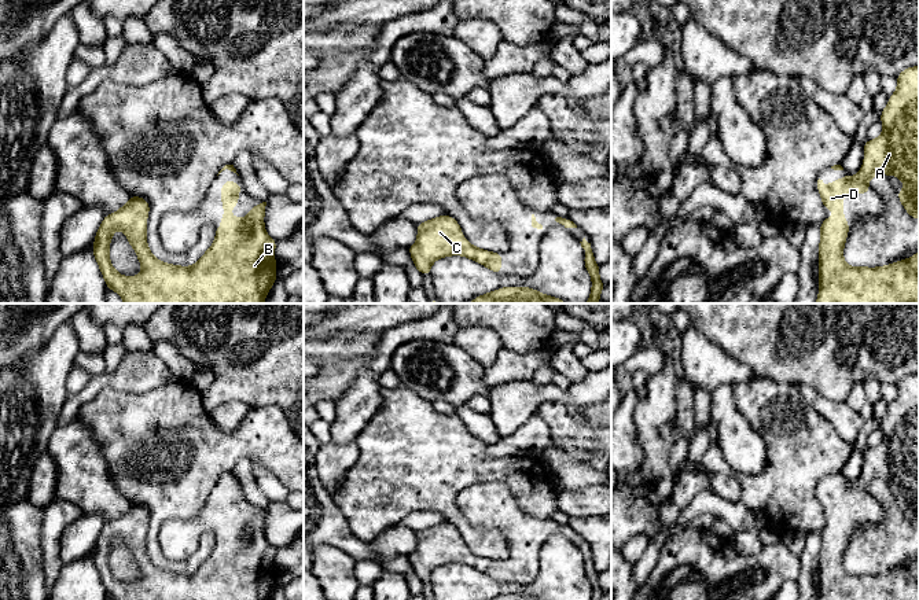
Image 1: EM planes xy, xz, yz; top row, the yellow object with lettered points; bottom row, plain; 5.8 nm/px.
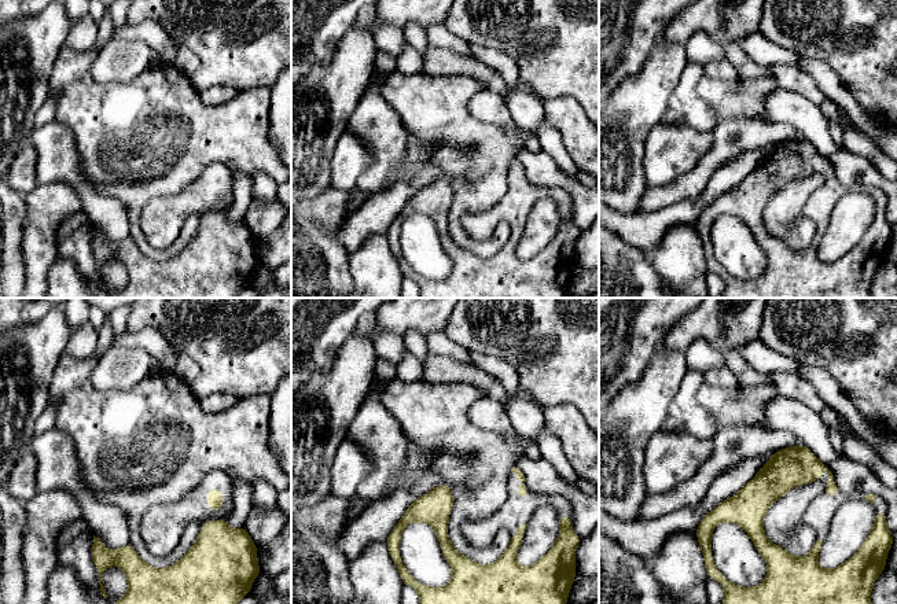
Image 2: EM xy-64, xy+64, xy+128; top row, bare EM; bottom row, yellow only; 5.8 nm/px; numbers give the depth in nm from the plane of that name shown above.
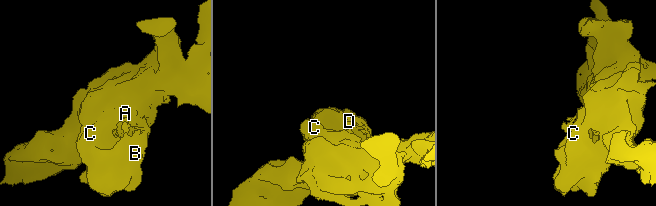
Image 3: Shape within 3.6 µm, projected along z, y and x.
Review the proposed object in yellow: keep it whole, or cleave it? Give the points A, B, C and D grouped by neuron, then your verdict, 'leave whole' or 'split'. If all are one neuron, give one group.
A B C D | leave whole

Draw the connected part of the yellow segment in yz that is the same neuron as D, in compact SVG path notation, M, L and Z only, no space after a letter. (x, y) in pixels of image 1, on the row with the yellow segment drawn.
M919 66L907 67L897 76L897 89L889 96L882 110L882 135L864 143L864 163L856 177L845 172L842 180L834 180L828 187L817 180L817 189L827 210L838 214L824 218L820 224L819 244L819 297L816 303L915 303L919 302L919 251L909 259L900 259L892 265L878 268L849 266L843 261L843 246L849 232L849 222L843 216L845 194L867 194L868 180L878 173L887 177L896 174L905 188L897 192L900 202L909 216L919 220Z

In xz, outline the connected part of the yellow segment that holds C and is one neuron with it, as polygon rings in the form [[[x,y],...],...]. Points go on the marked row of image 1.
[[[442,214],[427,220],[416,225],[416,229],[416,243],[409,246],[408,250],[413,265],[423,276],[430,275],[434,261],[449,255],[467,257],[495,273],[501,273],[501,253],[474,247],[463,238],[459,222],[451,216]]]

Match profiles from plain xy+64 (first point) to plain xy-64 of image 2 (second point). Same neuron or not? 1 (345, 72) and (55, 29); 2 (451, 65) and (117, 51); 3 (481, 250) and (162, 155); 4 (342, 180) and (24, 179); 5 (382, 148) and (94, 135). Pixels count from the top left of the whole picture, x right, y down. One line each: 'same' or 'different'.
1: same
2: same
3: same
4: same
5: different

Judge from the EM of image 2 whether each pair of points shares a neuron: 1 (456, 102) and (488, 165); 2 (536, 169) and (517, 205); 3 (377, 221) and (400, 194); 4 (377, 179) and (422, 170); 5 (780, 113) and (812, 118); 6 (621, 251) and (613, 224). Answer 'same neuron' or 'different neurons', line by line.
1: same neuron
2: different neurons
3: same neuron
4: different neurons
5: same neuron
6: different neurons

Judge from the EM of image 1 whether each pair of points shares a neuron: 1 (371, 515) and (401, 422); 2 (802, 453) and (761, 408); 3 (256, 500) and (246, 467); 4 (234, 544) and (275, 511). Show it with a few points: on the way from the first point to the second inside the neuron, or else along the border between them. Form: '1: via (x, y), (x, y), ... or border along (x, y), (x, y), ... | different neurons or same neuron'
1: via (378, 492), (401, 468), (401, 445) | same neuron
2: via (796, 442), (772, 419) | same neuron
3: via (252, 492), (246, 475) | same neuron
4: border along (265, 510), (264, 538), (276, 549) | different neurons

